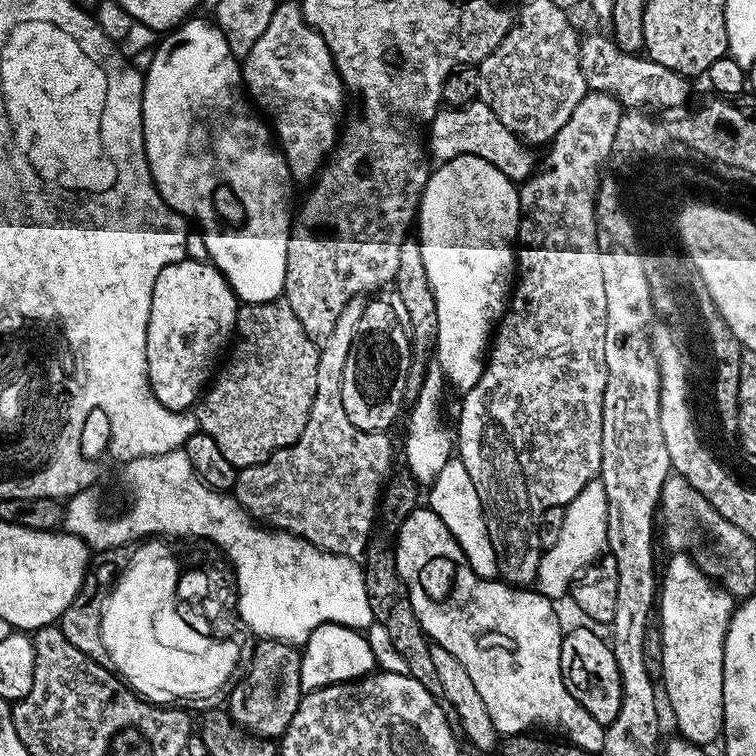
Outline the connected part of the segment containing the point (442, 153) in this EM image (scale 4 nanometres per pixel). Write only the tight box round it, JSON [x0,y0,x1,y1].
[426,102,538,182]

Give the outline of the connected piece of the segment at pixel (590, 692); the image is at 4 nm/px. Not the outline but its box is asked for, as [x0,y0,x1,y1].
[560,628,622,724]

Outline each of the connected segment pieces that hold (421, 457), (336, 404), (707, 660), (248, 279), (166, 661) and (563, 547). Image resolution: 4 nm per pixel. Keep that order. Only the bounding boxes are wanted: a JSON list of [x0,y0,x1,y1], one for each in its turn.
[[404,356,456,488],[234,299,394,558],[658,554,734,746],[142,19,293,304],[102,538,240,706],[535,478,608,602]]

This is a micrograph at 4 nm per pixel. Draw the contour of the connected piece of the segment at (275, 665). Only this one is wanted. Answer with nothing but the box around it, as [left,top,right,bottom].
[226,638,300,738]

